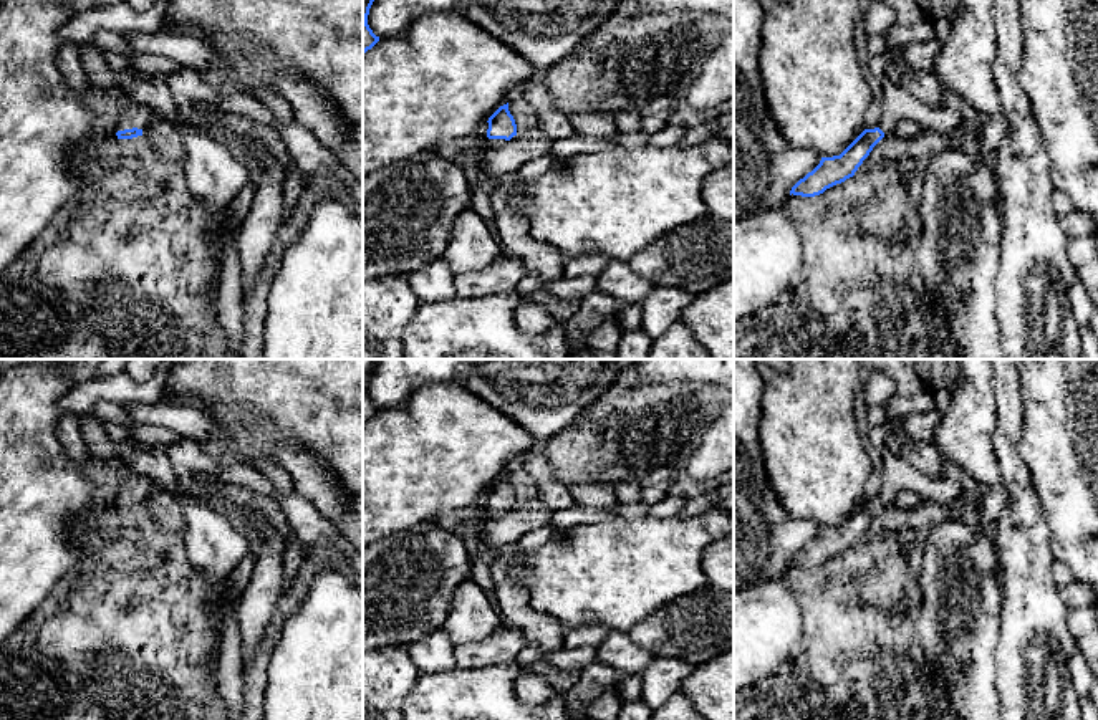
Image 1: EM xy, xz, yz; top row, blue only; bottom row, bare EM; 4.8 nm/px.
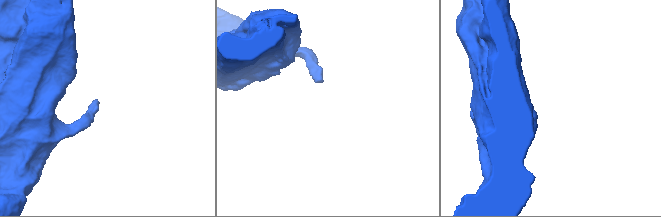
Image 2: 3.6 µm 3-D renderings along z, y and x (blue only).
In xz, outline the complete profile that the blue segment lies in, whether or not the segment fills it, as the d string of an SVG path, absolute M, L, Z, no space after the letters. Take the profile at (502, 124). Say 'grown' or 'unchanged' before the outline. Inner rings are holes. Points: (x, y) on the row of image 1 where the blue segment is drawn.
grown; M508 103L500 106L487 122L487 141L492 149L503 147L513 136L517 136L517 124L508 111Z

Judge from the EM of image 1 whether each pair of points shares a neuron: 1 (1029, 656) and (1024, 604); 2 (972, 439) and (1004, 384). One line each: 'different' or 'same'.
1: same
2: different

